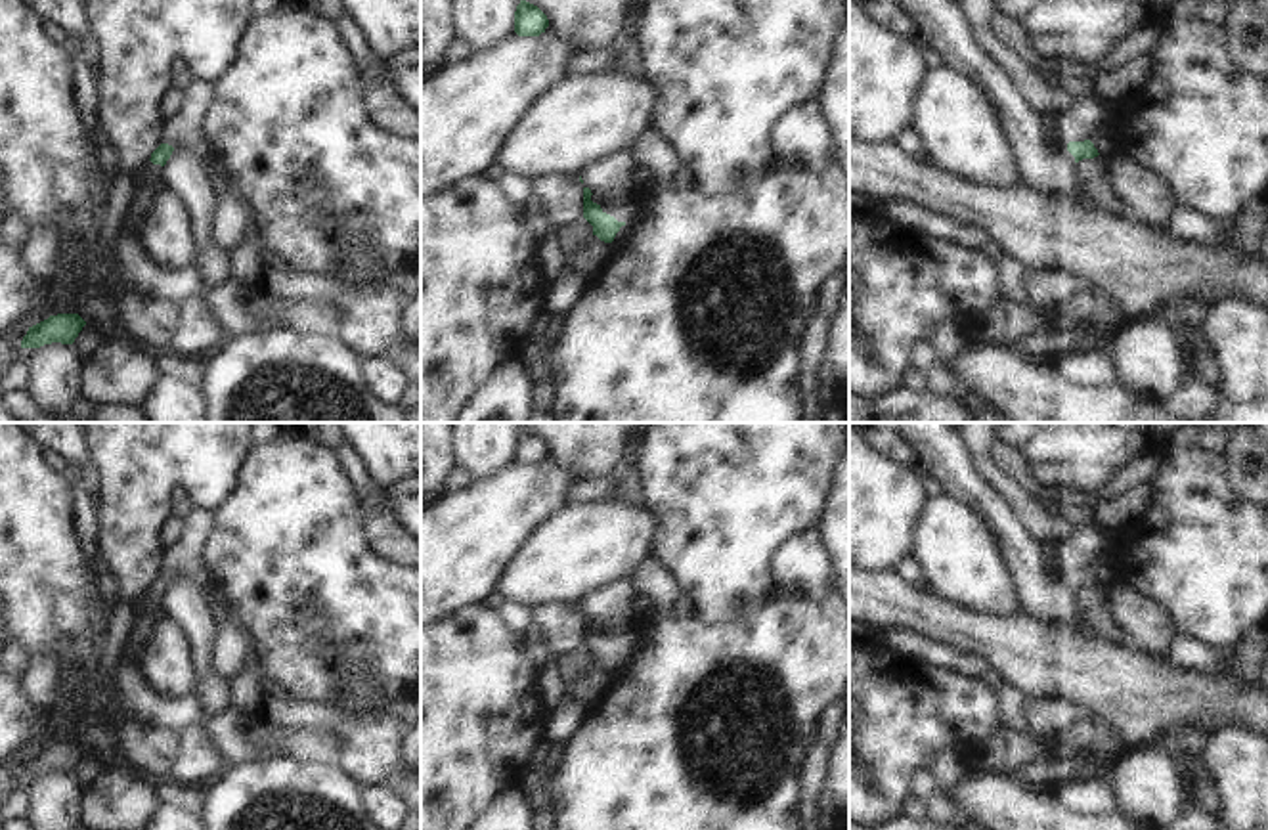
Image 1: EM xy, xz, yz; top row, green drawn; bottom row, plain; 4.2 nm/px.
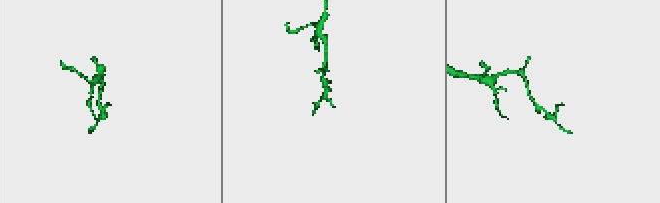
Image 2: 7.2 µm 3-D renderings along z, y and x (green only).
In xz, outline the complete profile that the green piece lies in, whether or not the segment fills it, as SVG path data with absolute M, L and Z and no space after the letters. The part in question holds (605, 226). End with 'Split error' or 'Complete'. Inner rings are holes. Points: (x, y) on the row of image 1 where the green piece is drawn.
M583 187L583 218L593 226L593 235L616 247L629 233L637 207L631 201L618 207L597 205L591 195L591 189Z. Split error

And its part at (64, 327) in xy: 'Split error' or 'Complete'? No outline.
Complete

